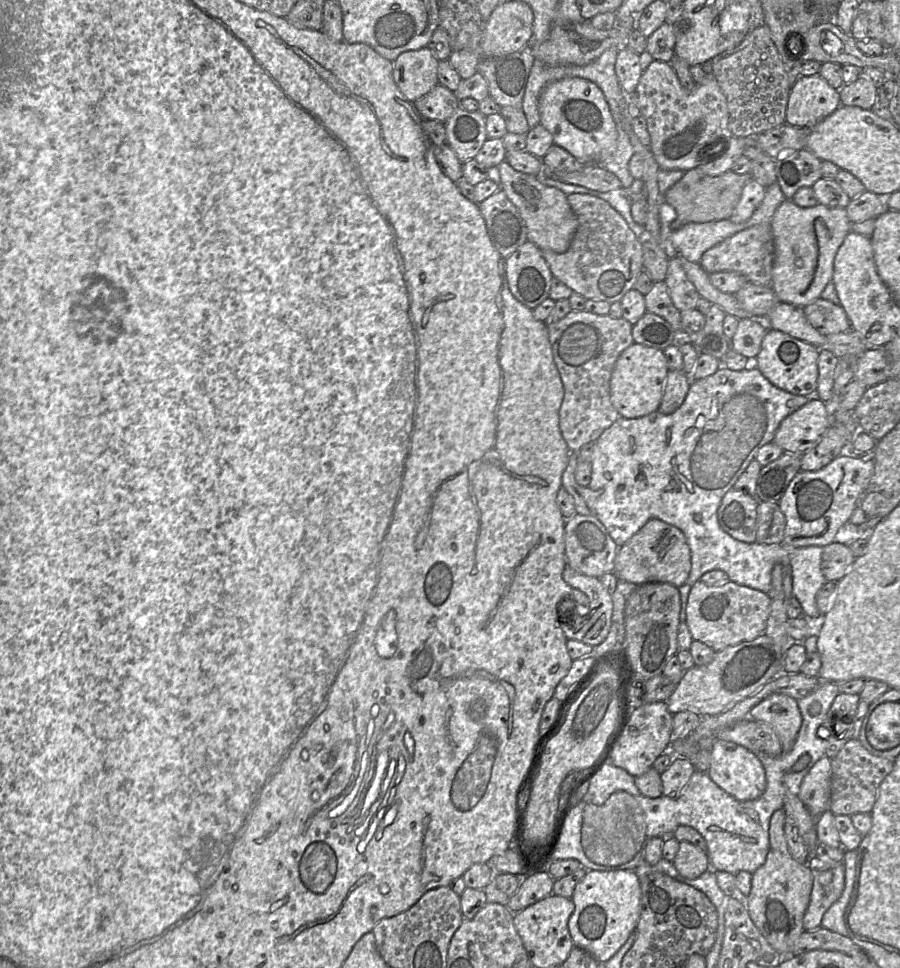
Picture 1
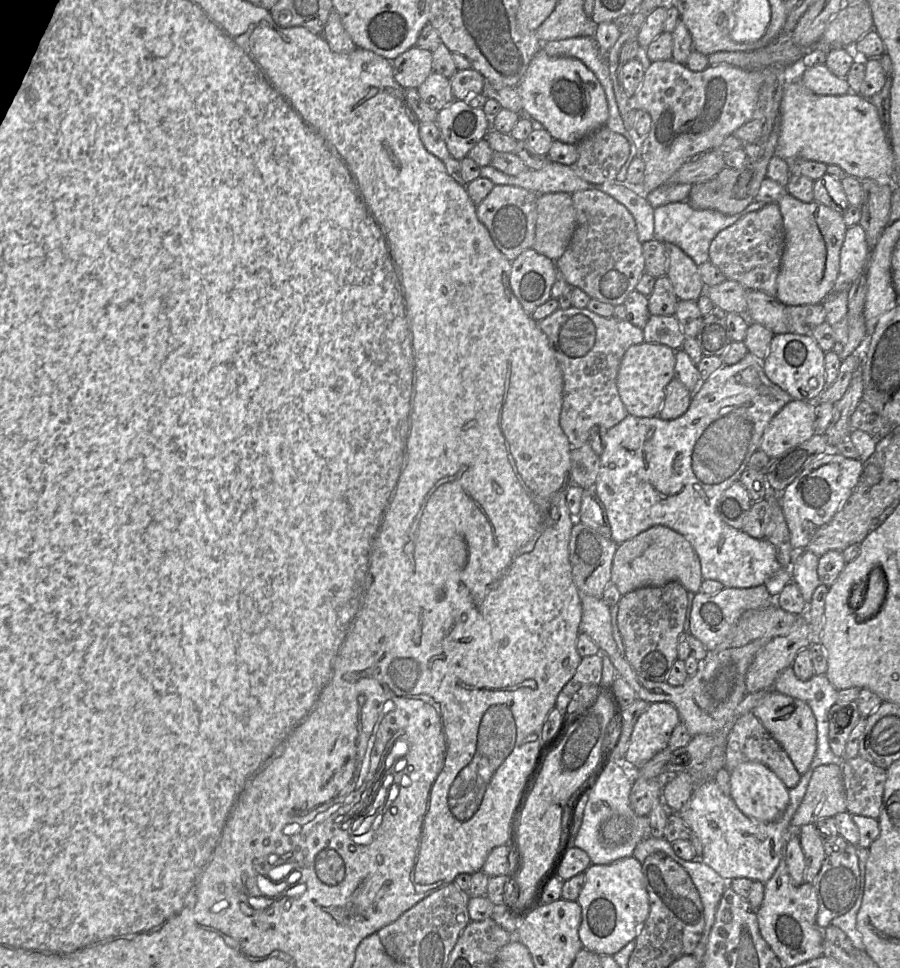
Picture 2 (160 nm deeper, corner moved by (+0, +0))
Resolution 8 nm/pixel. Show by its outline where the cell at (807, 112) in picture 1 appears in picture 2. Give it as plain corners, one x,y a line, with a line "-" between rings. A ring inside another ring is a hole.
826,64
805,69
801,80
808,89
818,95
840,96
850,91
847,80
834,75

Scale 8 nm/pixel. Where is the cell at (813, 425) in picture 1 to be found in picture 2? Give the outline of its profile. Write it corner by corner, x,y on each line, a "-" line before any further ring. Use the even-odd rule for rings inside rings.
801,400
787,403
766,427
760,450
772,459
811,439
815,435
815,404

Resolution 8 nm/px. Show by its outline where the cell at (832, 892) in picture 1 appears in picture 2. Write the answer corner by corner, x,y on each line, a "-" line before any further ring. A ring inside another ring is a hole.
848,844
843,851
825,857
819,873
813,881
818,900
816,924
822,930
831,924
832,919
848,912
859,893
859,867
857,844

